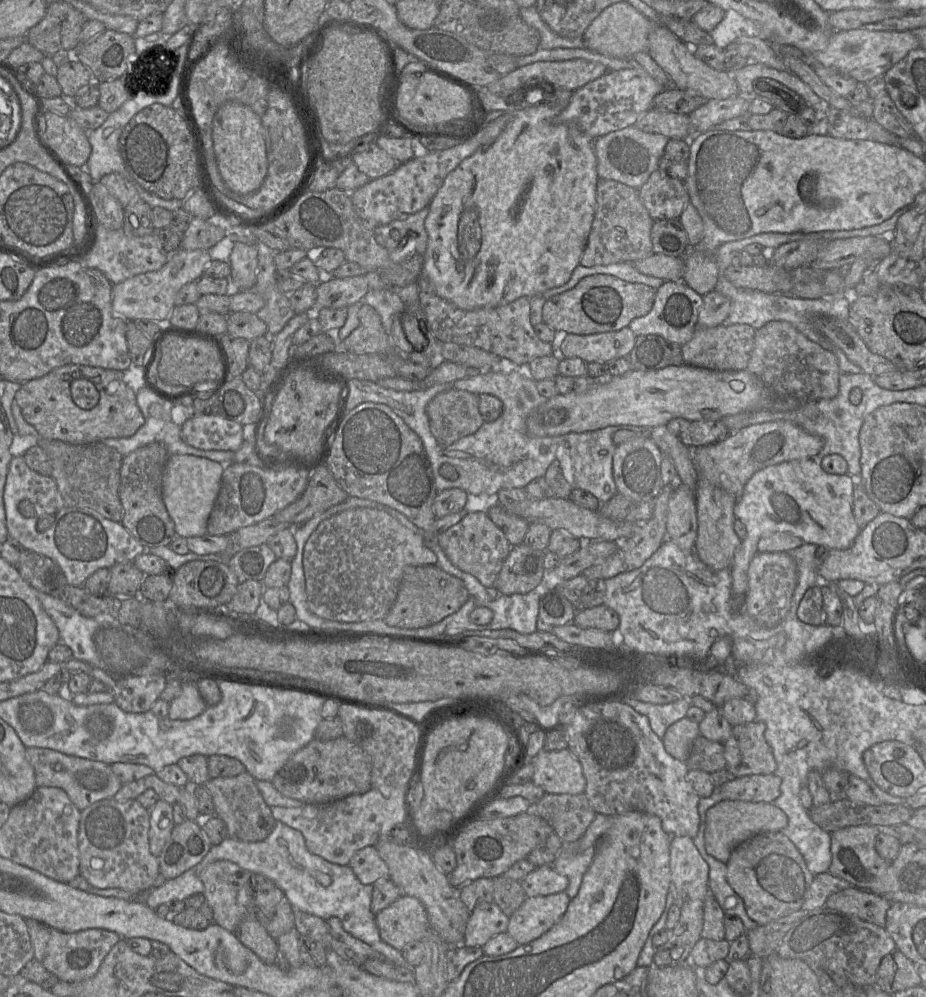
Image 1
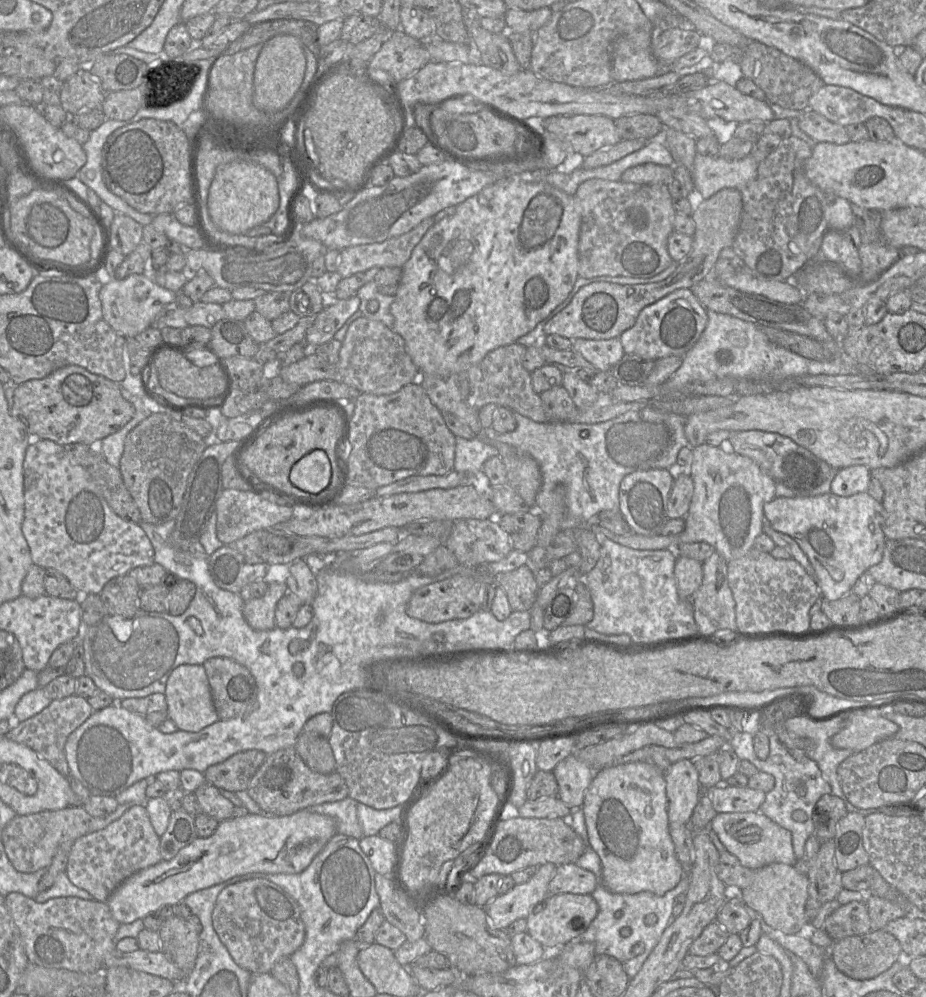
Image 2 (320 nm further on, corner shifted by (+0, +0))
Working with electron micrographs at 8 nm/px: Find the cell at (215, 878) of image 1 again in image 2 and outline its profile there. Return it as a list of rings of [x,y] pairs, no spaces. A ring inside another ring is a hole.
[[[263,878],[224,888],[212,911],[212,923],[234,962],[251,974],[270,973],[279,959],[290,957],[305,940],[298,903],[281,887]]]

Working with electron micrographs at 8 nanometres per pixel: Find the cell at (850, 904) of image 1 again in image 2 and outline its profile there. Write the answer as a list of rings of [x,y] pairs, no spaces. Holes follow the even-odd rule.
[[[852,901],[841,905],[826,918],[824,930],[834,941],[871,932],[872,927],[867,904]]]

